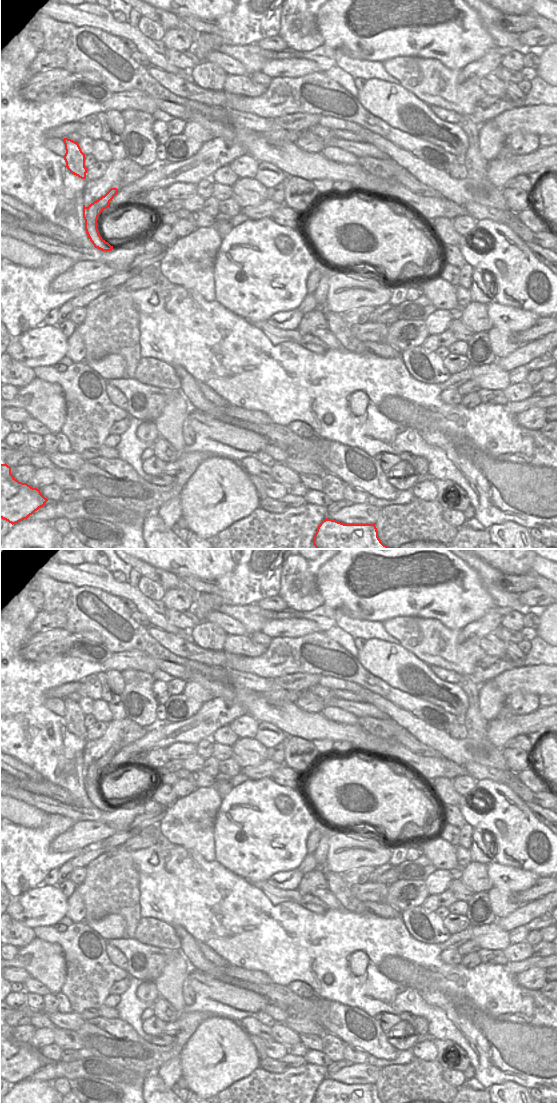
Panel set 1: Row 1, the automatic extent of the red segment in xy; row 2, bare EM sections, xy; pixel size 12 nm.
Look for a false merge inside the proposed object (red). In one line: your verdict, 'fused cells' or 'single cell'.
fused cells

